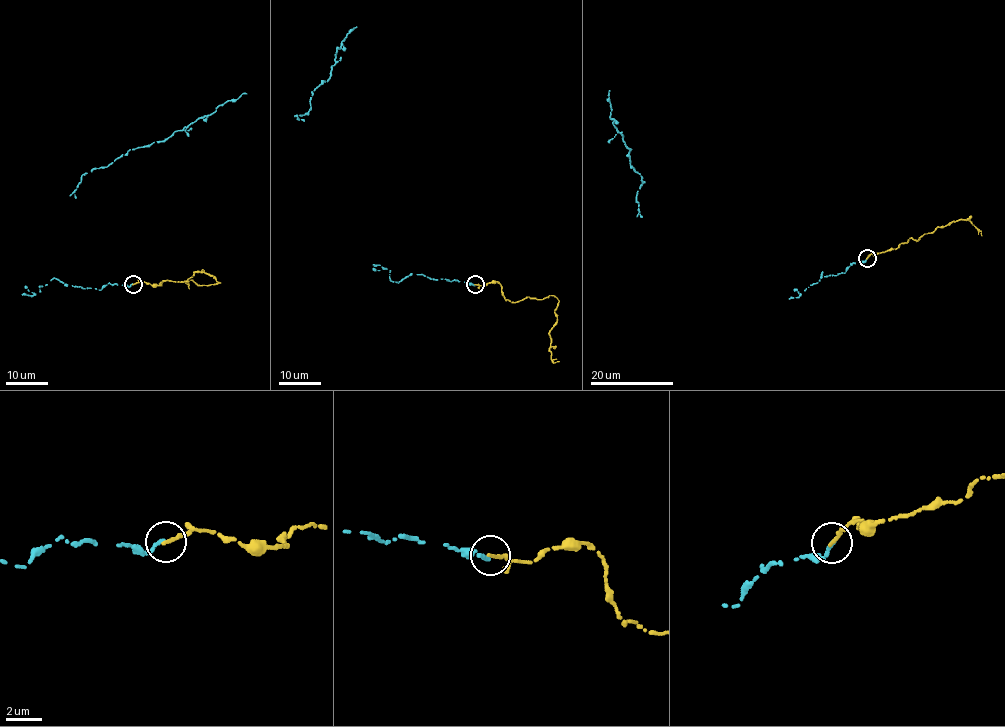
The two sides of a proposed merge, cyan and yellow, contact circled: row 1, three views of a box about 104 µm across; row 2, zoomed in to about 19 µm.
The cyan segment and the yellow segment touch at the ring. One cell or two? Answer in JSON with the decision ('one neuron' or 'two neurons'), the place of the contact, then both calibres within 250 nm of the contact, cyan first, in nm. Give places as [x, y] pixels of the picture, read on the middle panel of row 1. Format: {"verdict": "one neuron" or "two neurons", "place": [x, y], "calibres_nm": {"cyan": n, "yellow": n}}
{"verdict": "one neuron", "place": [475, 284], "calibres_nm": {"cyan": 260, "yellow": 200}}

